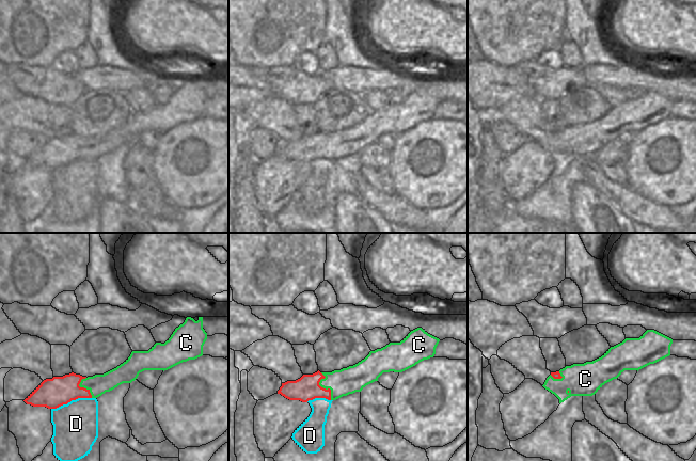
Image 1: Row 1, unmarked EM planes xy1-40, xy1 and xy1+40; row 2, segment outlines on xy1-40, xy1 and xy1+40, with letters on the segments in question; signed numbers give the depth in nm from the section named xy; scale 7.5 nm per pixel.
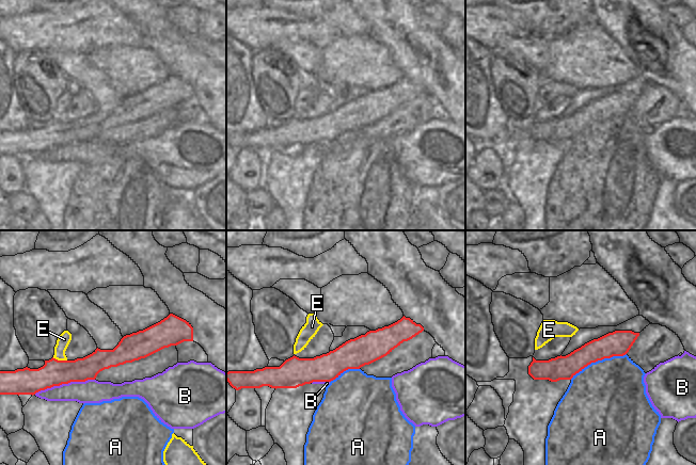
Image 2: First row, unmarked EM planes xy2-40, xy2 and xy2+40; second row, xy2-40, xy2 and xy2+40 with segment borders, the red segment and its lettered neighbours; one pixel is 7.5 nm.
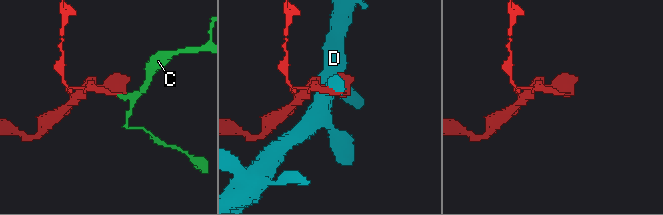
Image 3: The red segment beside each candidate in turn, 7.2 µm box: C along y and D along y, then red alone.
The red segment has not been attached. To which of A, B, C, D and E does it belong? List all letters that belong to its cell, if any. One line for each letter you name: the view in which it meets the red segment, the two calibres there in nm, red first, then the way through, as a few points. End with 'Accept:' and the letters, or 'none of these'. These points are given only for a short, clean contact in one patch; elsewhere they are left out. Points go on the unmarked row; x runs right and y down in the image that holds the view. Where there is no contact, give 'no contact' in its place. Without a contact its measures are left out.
C: contact in xy1; calibres 180 and 200 nm; way xy1 (306, 148), (322, 148), (352, 140)
Accept: C

